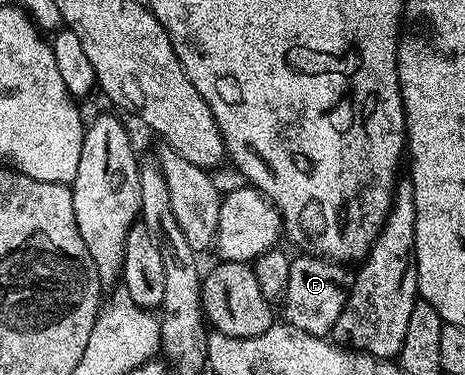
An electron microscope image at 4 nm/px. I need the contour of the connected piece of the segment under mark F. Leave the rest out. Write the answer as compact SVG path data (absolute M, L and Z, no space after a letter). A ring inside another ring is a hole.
M303 254L291 257L292 265L282 297L284 304L283 323L302 330L311 336L327 337L338 322L338 314L348 301L348 290L354 283L353 273L347 272L343 263L325 260L323 256Z

